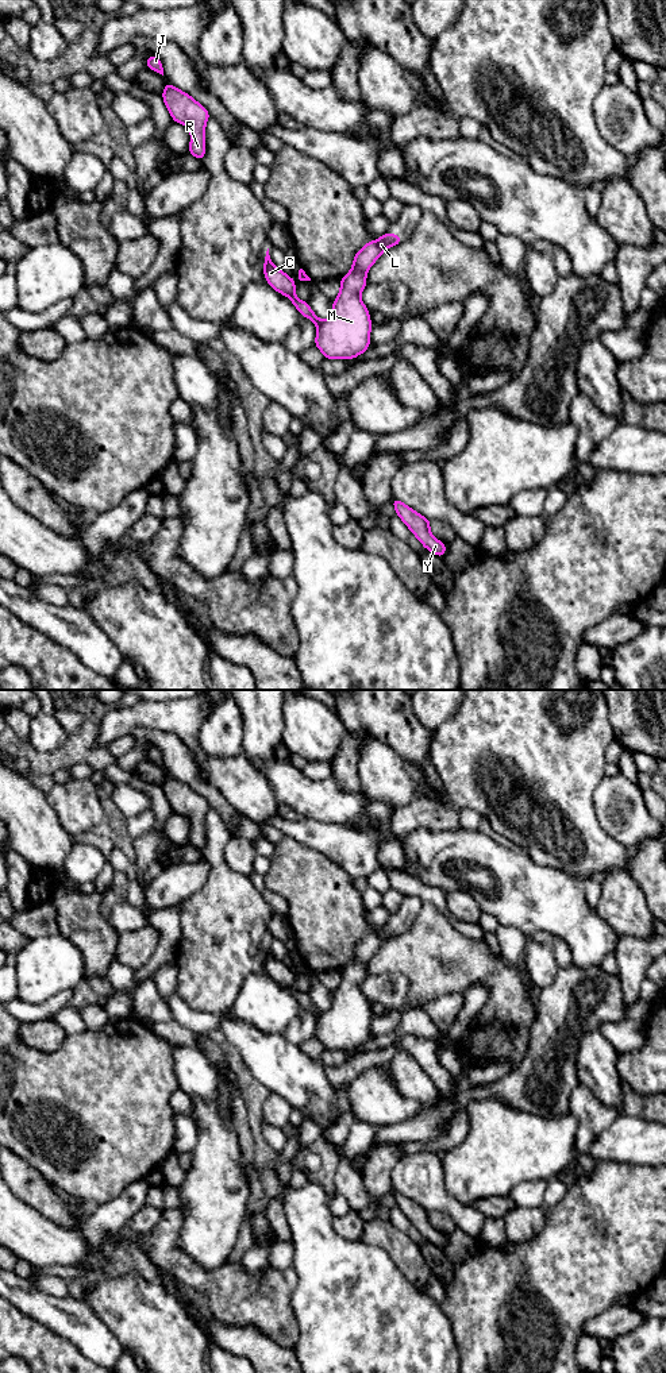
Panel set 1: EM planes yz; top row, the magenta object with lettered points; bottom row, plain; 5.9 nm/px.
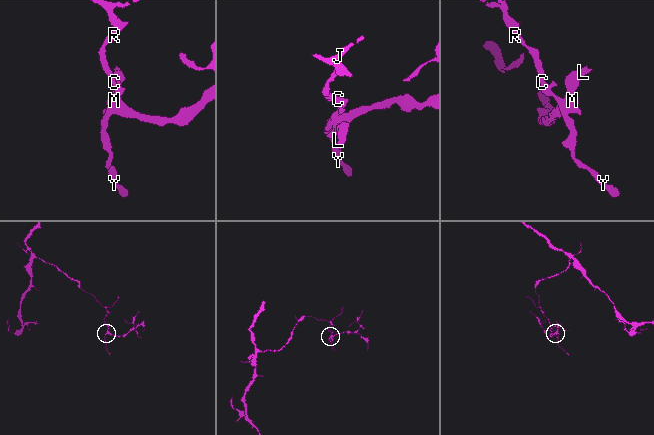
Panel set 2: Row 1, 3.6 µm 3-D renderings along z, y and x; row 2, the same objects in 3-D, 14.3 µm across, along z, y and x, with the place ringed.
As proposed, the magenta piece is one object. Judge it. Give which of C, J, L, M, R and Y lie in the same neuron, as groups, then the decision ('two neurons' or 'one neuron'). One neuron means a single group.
C J R Y / L M | two neurons

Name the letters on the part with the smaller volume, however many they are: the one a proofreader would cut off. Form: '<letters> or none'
L, M

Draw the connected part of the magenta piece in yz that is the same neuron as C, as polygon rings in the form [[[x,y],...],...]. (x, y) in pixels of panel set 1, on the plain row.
[[[269,940],[266,942],[265,954],[263,954],[263,965],[267,975],[277,981],[278,984],[286,987],[296,1000],[305,1007],[307,1010],[312,1011],[316,1019],[320,1018],[322,1011],[313,1004],[309,999],[308,994],[301,992],[296,988],[296,977],[292,968],[286,967],[282,961],[277,960],[269,946]]]

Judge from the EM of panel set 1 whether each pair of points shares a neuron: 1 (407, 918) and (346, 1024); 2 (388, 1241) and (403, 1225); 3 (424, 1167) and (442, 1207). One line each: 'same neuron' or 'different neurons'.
1: same neuron
2: different neurons
3: same neuron

